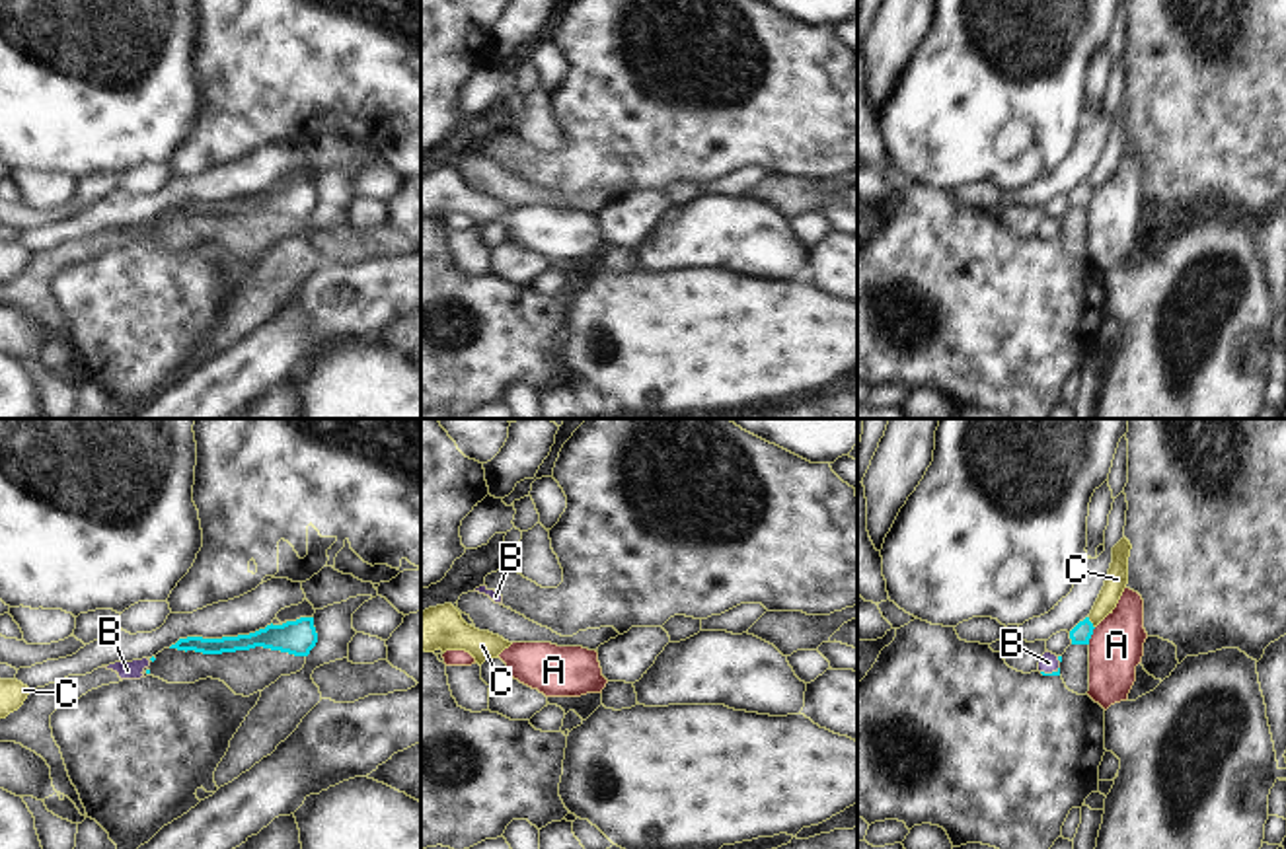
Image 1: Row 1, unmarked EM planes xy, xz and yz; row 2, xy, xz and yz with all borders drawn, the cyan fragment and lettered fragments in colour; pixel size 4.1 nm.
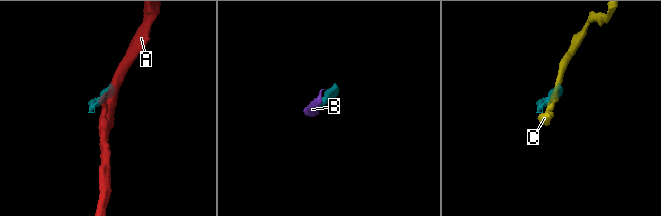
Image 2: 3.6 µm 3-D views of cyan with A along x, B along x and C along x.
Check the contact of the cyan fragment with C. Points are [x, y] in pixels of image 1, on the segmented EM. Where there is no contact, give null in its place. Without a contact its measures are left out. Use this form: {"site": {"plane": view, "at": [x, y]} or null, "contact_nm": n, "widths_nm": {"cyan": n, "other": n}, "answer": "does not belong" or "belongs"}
{"site": {"plane": "yz", "at": [1092, 624]}, "contact_nm": 50, "widths_nm": {"cyan": 80, "other": 90}, "answer": "does not belong"}

